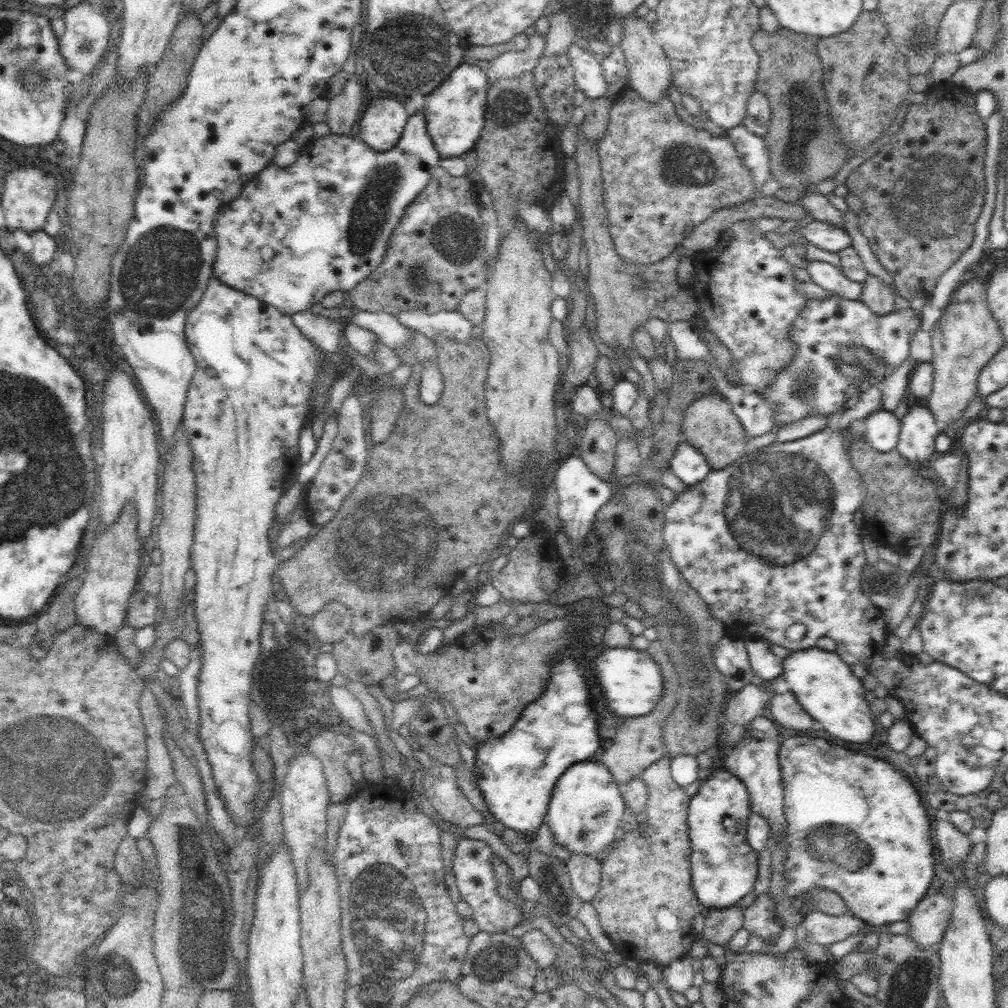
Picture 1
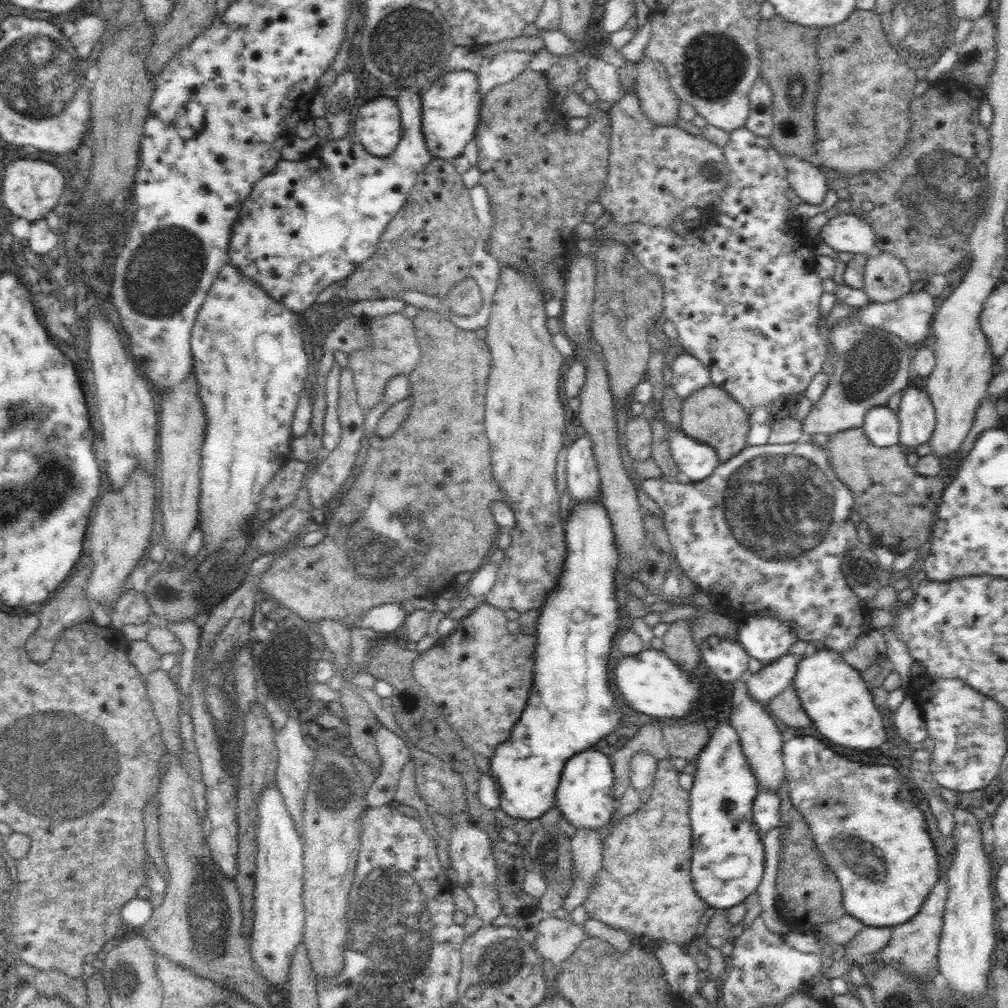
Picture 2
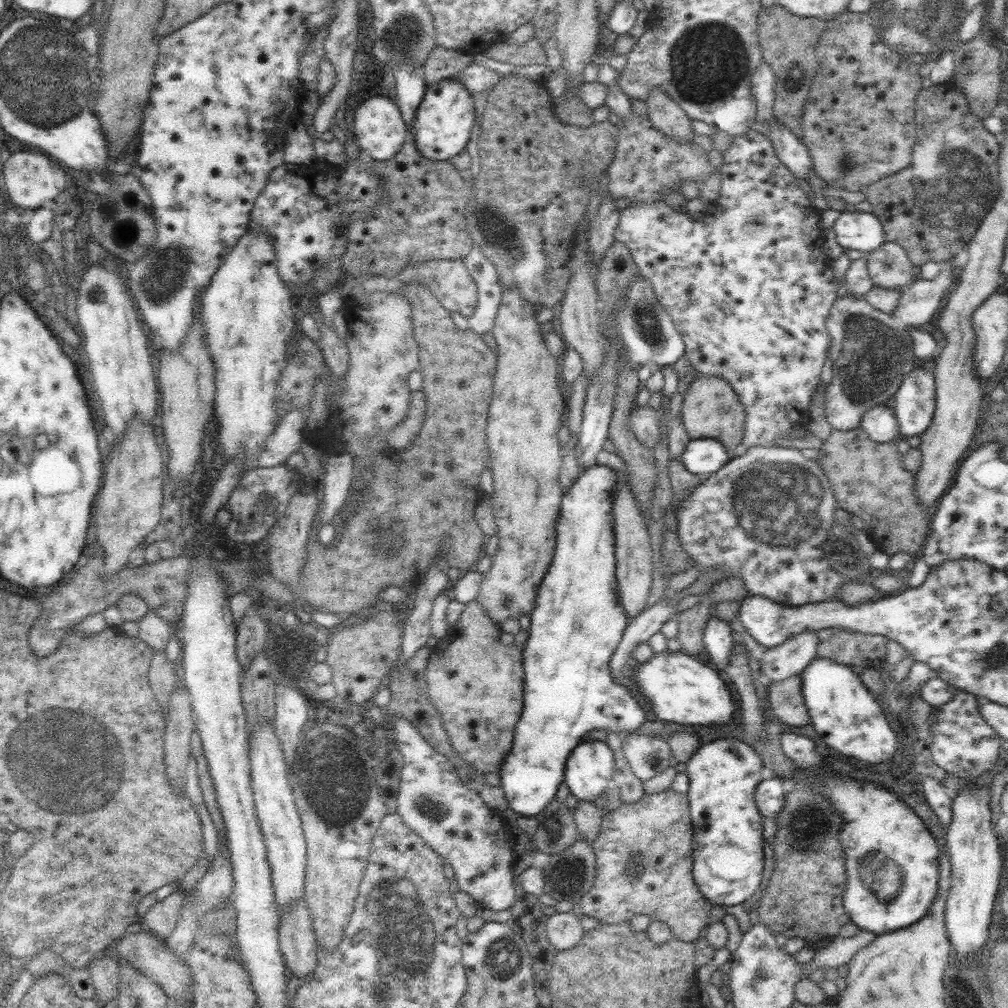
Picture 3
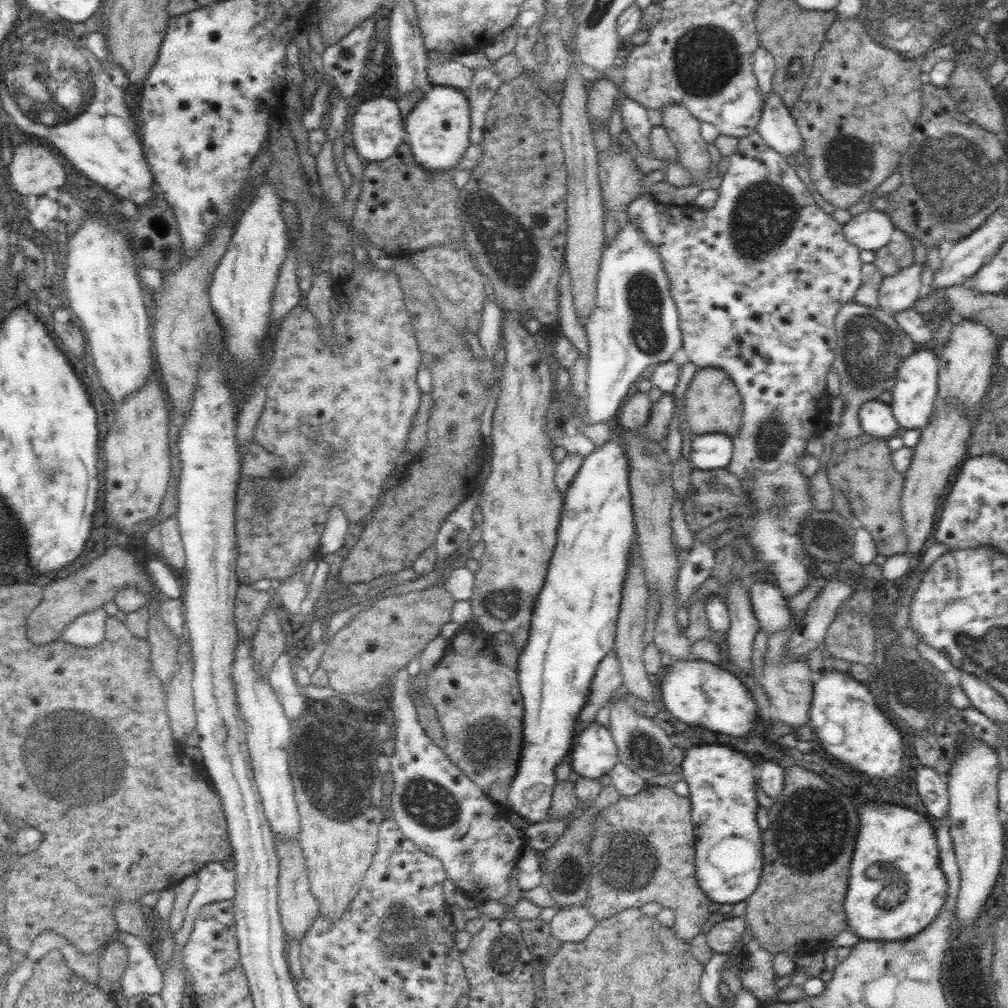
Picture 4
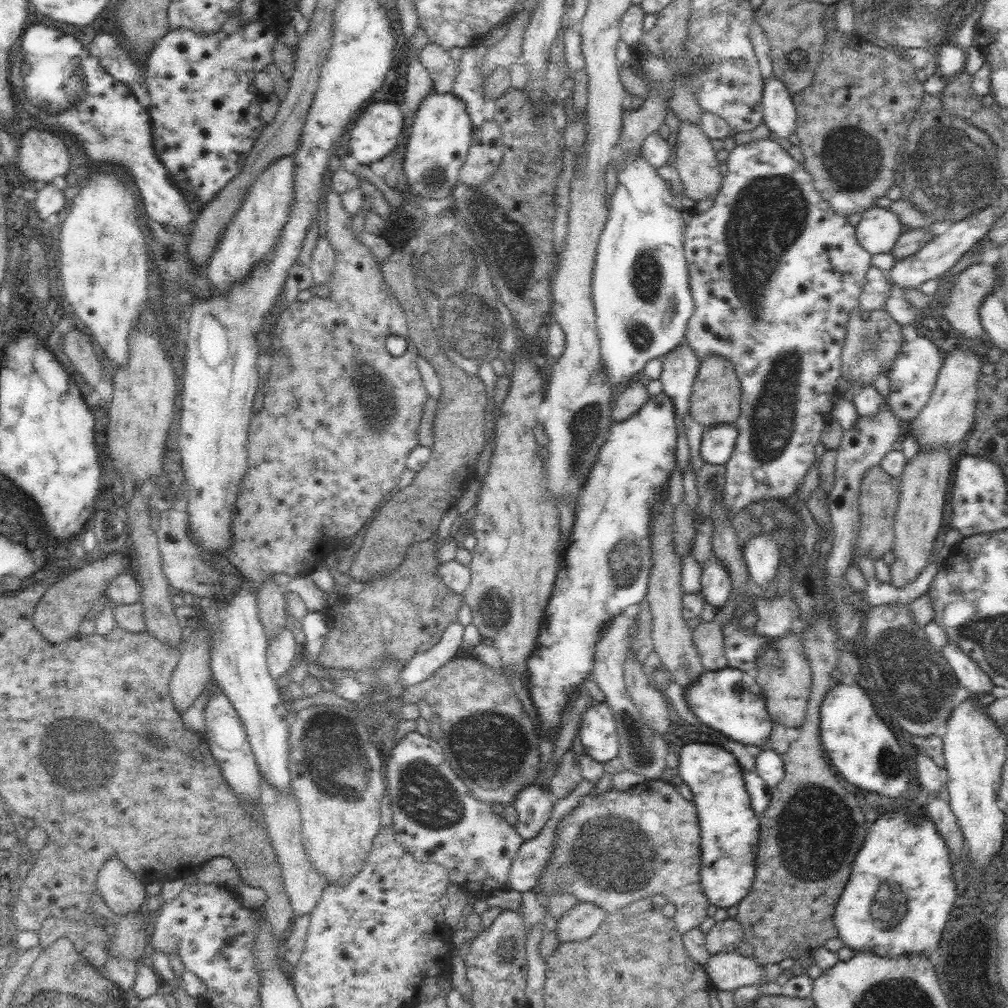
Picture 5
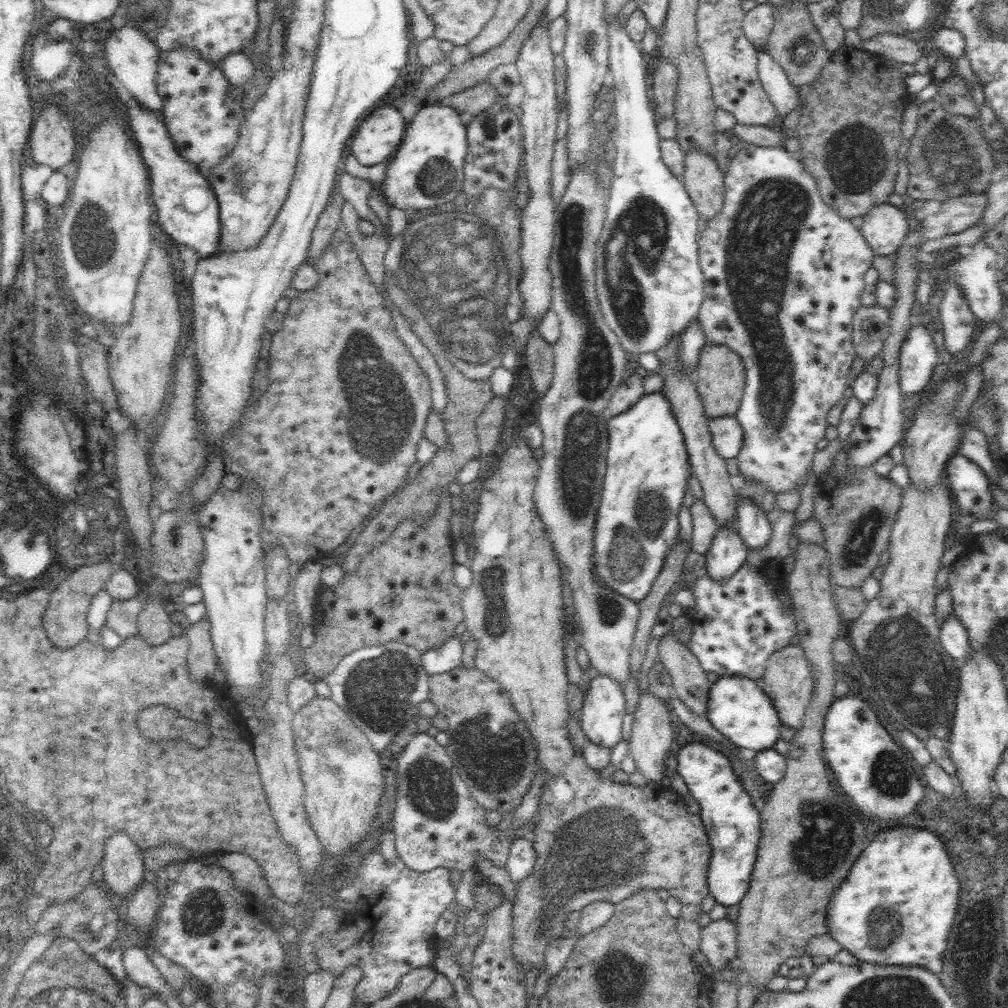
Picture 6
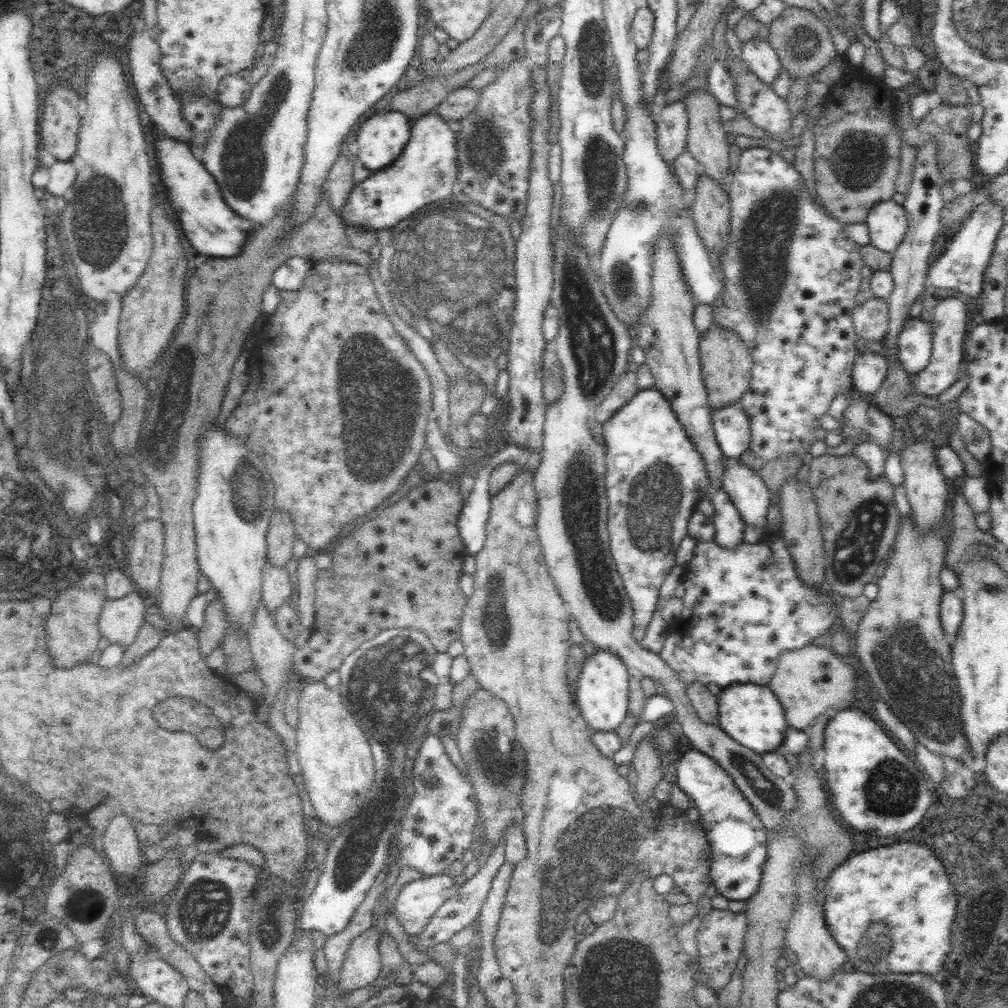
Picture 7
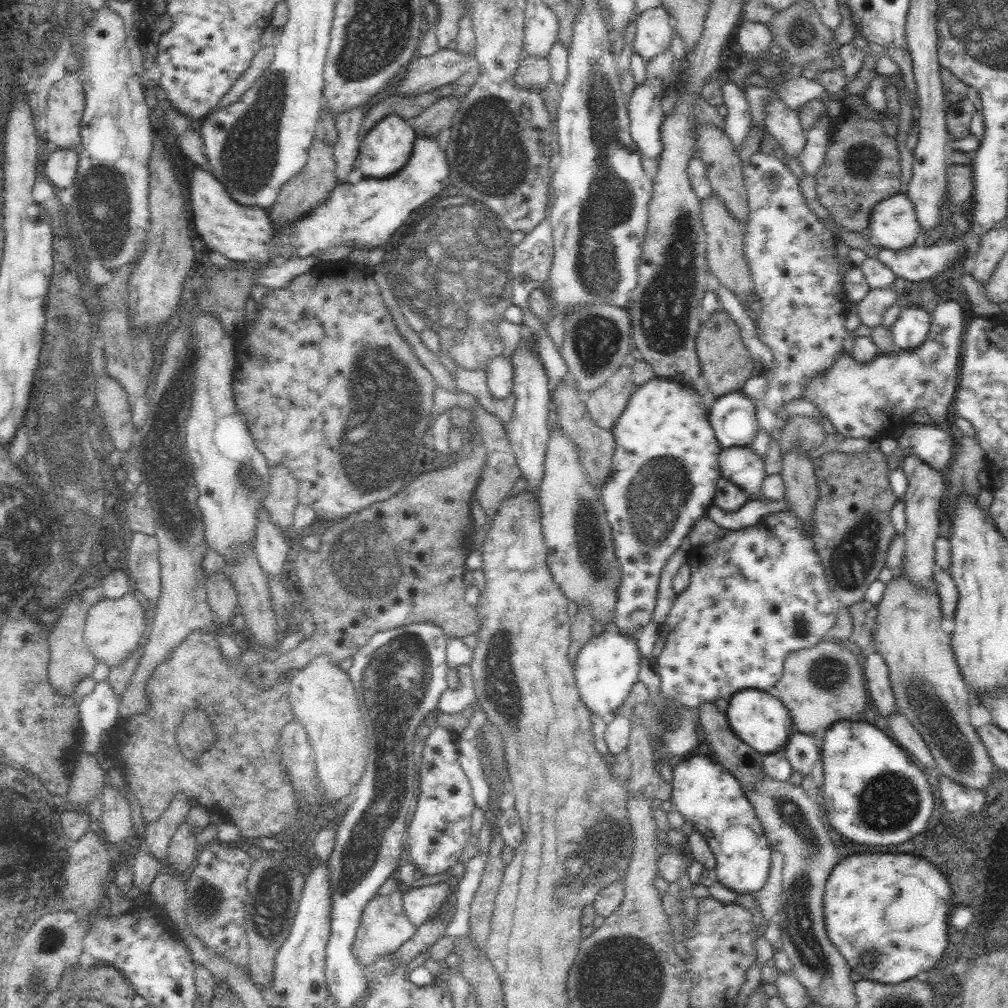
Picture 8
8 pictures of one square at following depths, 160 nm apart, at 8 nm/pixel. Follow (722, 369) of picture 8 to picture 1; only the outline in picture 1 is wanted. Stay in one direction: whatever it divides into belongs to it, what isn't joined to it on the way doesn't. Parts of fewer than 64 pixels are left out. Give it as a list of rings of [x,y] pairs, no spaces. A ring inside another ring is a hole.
[[[718,392],[709,393],[696,399],[685,410],[683,420],[685,440],[696,447],[709,462],[711,469],[720,470],[738,460],[746,452],[747,438],[740,419],[733,413],[728,400]]]

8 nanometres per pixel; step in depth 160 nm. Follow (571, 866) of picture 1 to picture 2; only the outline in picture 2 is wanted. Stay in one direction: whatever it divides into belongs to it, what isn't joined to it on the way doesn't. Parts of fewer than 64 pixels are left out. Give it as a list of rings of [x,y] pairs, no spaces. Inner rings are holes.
[[[578,826],[576,835],[571,838],[571,853],[573,859],[573,868],[576,869],[576,875],[578,875],[578,878],[575,879],[571,889],[568,892],[568,895],[566,895],[566,899],[563,904],[564,913],[572,912],[577,906],[583,904],[588,896],[593,880],[596,880],[596,874],[602,867],[603,848],[598,830],[579,828]]]

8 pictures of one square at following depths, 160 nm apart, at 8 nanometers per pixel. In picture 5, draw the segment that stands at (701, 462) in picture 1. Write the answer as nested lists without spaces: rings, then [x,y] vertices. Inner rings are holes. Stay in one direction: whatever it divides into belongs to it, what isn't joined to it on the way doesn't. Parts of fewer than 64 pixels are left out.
[[[724,423],[704,428],[700,454],[706,463],[725,465],[732,452],[738,436],[734,424]]]

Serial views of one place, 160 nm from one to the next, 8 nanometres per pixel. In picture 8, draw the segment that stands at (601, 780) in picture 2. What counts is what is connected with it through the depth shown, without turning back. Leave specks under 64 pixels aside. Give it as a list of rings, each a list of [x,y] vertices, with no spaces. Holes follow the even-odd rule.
[[[608,626],[598,636],[592,637],[582,647],[575,662],[575,679],[584,704],[596,716],[608,720],[615,710],[628,707],[629,692],[638,682],[640,653],[634,636],[622,634],[618,628]]]

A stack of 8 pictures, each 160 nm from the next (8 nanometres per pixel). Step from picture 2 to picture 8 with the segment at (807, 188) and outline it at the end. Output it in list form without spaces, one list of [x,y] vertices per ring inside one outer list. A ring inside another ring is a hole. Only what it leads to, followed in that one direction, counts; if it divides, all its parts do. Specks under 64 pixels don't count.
[[[742,14],[734,35],[742,52],[754,60],[762,60],[770,49],[773,41],[769,25],[763,22],[752,22]]]

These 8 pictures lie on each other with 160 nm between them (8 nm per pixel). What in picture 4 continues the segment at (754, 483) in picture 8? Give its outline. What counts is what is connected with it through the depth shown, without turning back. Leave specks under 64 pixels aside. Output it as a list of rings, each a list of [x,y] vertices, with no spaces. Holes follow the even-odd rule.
[[[757,578],[750,587],[749,595],[759,630],[763,630],[767,636],[791,626],[793,612],[778,586]]]

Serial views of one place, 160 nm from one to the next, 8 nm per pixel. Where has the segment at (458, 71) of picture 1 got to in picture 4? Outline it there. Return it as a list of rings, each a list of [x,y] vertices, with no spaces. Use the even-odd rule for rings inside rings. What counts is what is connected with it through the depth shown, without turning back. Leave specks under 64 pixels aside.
[[[434,84],[405,118],[405,131],[412,154],[429,173],[454,170],[470,145],[471,108],[467,96],[457,88]]]

